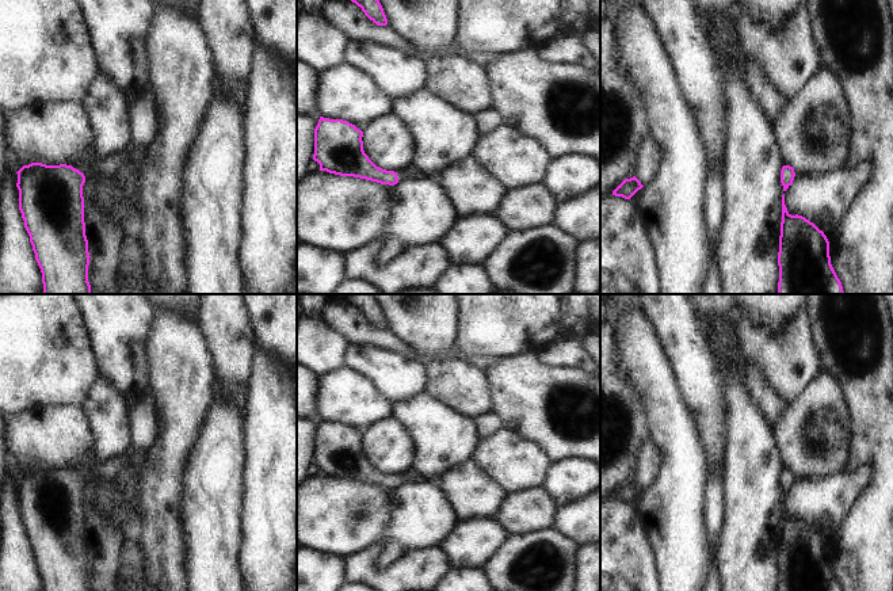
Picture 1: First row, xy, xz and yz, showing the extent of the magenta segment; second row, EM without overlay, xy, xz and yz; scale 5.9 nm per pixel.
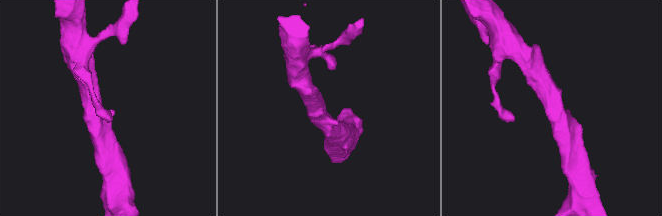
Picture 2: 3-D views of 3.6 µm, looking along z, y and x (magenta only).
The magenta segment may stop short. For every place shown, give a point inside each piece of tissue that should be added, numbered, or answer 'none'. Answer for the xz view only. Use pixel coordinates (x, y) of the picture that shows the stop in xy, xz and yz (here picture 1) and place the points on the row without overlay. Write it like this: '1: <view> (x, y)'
1: xz (411, 475)

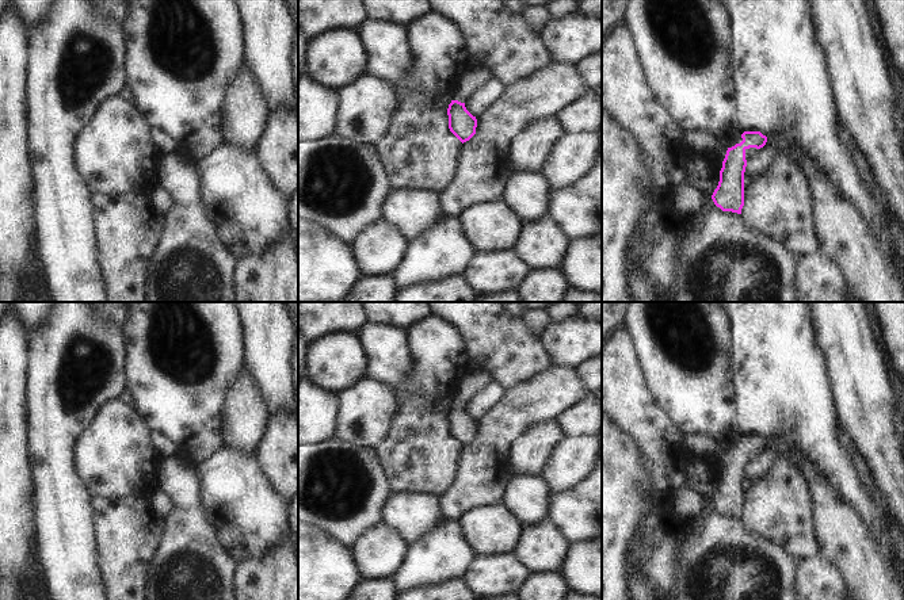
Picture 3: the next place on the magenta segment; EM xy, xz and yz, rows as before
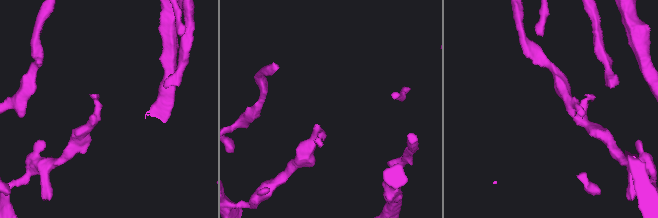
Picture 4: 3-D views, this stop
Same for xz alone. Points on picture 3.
1: xz (468, 385)

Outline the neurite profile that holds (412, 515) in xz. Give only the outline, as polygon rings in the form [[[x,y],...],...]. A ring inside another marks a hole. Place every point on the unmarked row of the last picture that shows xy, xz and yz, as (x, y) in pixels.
[[[390,493],[382,507],[382,523],[407,543],[423,538],[443,521],[438,497],[427,493]]]

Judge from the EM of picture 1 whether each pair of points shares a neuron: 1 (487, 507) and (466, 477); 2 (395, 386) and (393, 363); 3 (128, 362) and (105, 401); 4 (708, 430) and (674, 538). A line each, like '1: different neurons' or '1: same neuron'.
1: same neuron
2: same neuron
3: different neurons
4: different neurons

